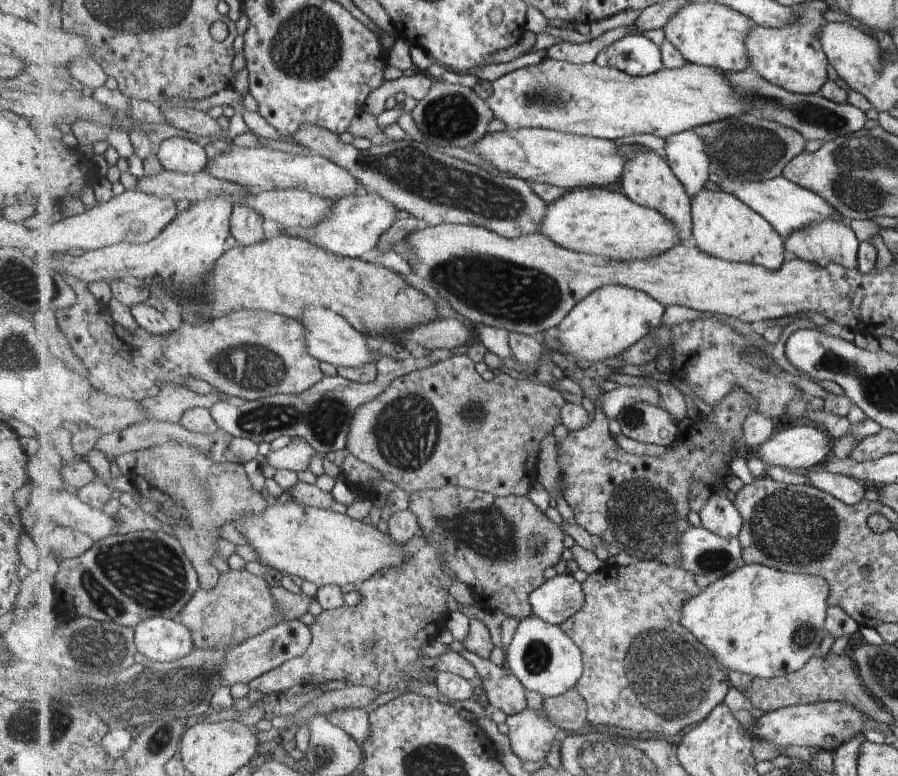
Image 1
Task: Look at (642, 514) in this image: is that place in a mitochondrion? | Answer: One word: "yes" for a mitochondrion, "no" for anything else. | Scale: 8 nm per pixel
yes

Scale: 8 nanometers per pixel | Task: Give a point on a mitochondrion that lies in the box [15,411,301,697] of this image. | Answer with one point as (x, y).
(146, 573)

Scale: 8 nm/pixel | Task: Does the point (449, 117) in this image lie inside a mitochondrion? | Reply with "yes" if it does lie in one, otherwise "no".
yes

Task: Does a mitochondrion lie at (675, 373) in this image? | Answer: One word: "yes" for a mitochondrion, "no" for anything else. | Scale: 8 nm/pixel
no

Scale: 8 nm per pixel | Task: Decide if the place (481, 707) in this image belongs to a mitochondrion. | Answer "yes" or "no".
no

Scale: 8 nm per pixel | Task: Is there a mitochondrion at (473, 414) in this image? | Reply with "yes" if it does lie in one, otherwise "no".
yes

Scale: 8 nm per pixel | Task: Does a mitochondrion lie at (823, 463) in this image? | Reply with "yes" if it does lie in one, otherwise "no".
no

